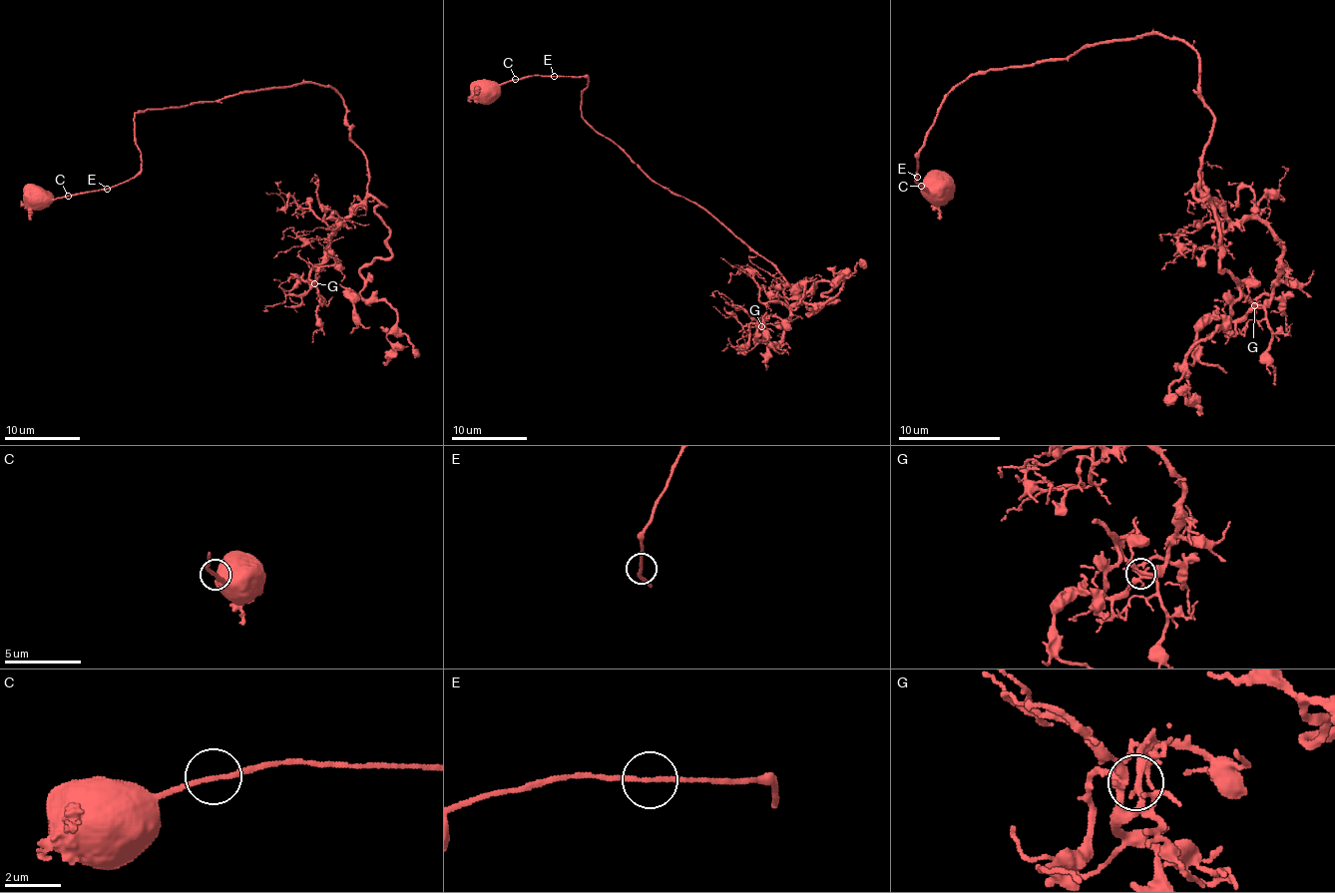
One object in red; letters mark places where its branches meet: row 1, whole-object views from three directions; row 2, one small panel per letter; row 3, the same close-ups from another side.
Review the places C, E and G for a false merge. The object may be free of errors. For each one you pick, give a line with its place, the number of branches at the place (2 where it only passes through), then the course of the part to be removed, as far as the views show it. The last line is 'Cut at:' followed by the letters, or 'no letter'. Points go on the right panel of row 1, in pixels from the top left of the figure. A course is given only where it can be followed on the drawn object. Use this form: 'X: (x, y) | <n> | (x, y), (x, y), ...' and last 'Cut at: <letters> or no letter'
Cut at: no letter

